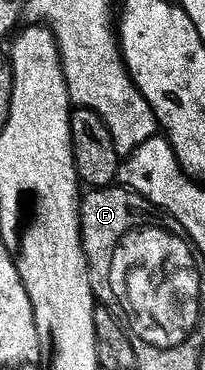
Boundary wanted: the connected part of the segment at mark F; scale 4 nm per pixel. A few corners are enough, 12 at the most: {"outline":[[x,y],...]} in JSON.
{"outline":[[120,184],[81,199],[81,247],[93,297],[113,308],[116,246],[160,227],[163,211]]}

